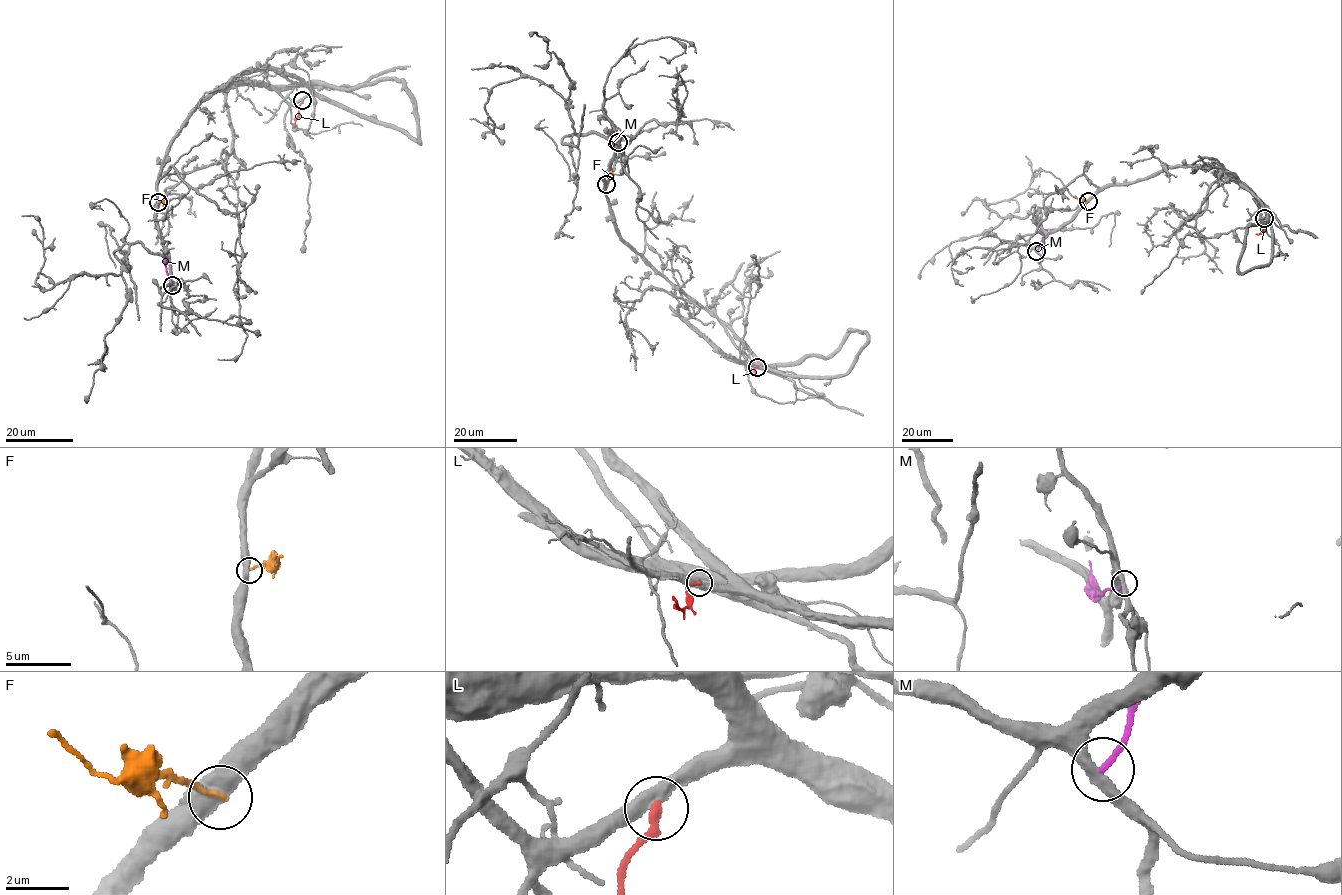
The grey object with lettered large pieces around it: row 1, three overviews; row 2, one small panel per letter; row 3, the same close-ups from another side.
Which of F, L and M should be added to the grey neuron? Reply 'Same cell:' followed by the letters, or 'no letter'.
Same cell: no letter

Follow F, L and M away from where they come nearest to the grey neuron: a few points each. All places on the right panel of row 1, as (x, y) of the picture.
F: (1088, 201), (1074, 196)
L: (1264, 218), (1263, 231), (1256, 234)
M: (1037, 250), (1045, 235), (1037, 232)

